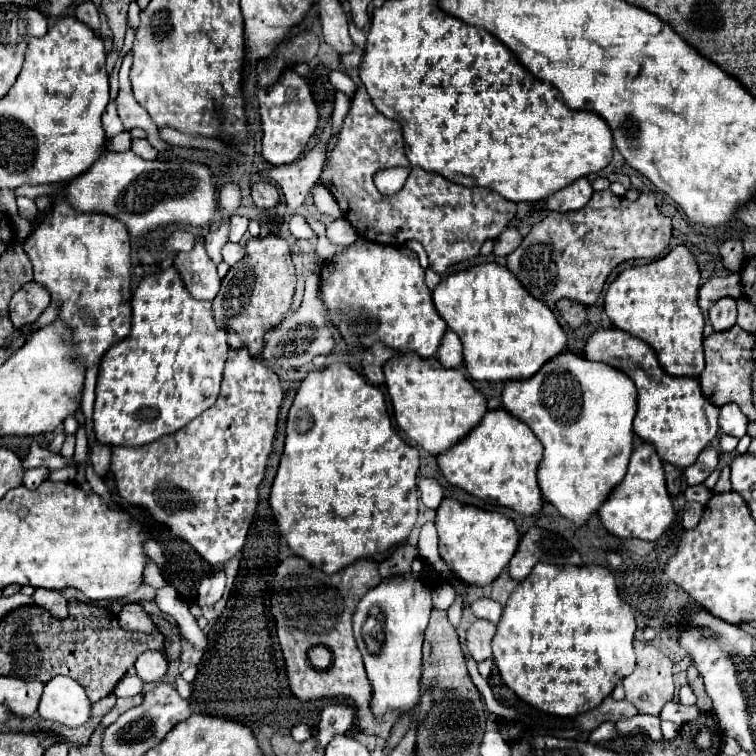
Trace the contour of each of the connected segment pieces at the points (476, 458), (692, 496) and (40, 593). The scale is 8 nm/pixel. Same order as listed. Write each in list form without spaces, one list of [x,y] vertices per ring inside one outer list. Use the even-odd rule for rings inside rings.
[[[504,408],[488,410],[482,416],[482,422],[478,422],[478,428],[470,430],[462,442],[436,456],[440,472],[452,486],[458,486],[486,502],[514,508],[522,514],[536,514],[540,510],[542,494],[536,482],[536,468],[540,460],[540,440],[522,420],[514,418]]]
[[[688,486],[684,490],[684,496],[686,496],[686,500],[696,500],[700,504],[706,504],[708,498],[712,496],[712,490],[708,490],[706,486]]]
[[[36,590],[34,592],[34,602],[46,610],[50,610],[50,614],[58,614],[60,618],[66,616],[66,598],[60,590]]]

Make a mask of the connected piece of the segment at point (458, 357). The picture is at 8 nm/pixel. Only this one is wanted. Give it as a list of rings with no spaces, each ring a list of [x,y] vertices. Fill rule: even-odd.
[[[448,330],[444,334],[444,340],[442,340],[442,346],[440,346],[440,352],[438,352],[438,360],[446,368],[460,368],[464,364],[462,342],[452,330]]]

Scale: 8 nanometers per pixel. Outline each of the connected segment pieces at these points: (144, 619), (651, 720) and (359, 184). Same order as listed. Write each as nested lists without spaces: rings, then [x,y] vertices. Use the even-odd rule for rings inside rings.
[[[138,602],[122,604],[122,608],[118,612],[118,622],[124,630],[140,630],[140,632],[154,630],[154,622],[152,622],[150,614]]]
[[[636,714],[634,718],[622,720],[616,724],[620,734],[636,734],[642,732],[652,740],[662,740],[662,730],[660,730],[660,718],[658,716],[648,716],[648,714]]]
[[[360,86],[352,98],[352,108],[344,120],[340,140],[332,150],[322,178],[326,188],[338,200],[346,220],[362,238],[390,246],[400,246],[414,238],[424,246],[430,268],[438,274],[460,260],[476,256],[484,240],[496,238],[516,214],[516,204],[490,188],[458,186],[440,174],[430,174],[418,166],[410,166],[404,154],[400,122],[380,114],[364,86]],[[392,166],[404,166],[410,174],[400,192],[394,196],[382,196],[376,190],[372,176],[376,170]]]

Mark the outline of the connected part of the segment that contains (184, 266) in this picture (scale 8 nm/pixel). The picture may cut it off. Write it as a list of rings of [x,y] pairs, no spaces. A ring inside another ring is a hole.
[[[196,236],[190,252],[178,252],[172,266],[180,272],[180,278],[192,298],[212,300],[218,294],[220,278],[216,274],[216,264],[206,254],[202,236]]]

